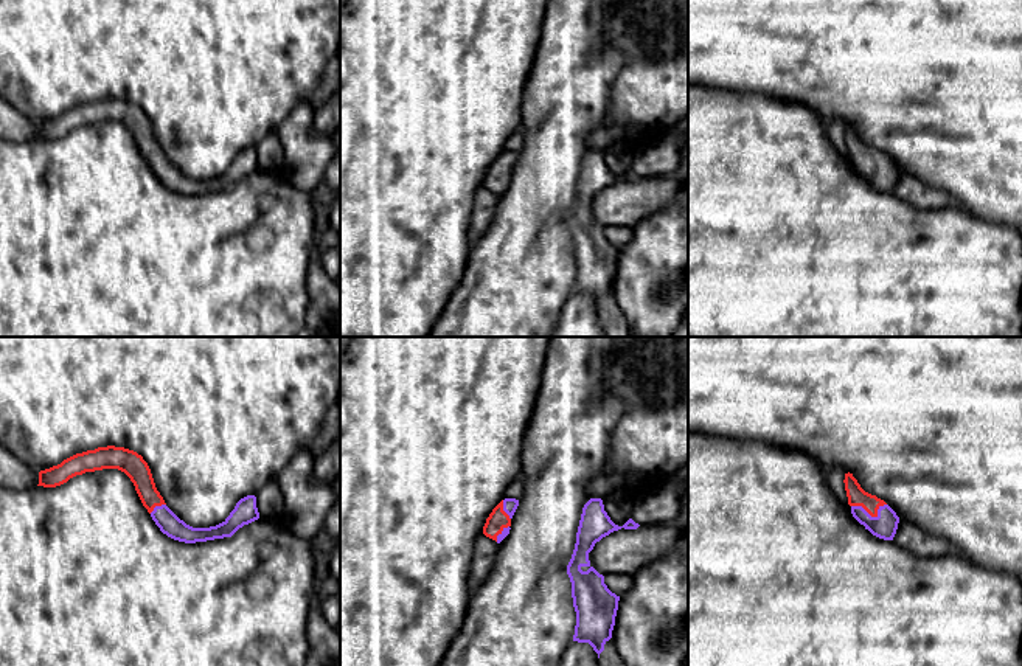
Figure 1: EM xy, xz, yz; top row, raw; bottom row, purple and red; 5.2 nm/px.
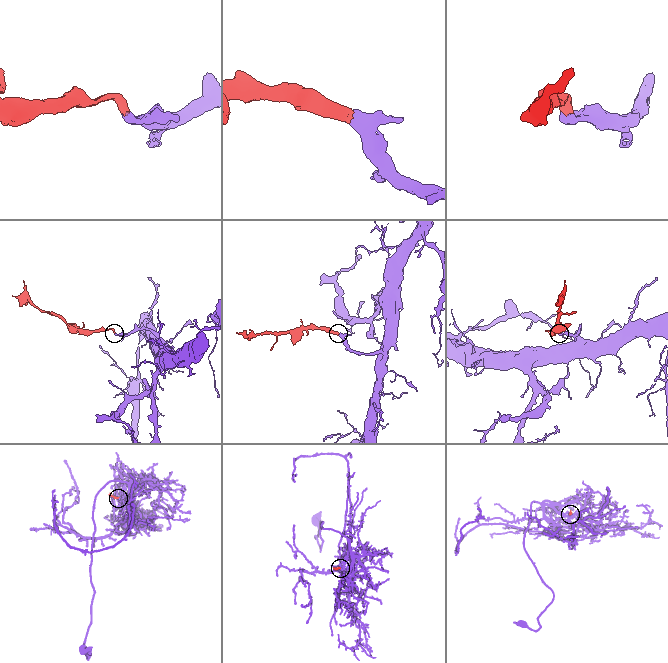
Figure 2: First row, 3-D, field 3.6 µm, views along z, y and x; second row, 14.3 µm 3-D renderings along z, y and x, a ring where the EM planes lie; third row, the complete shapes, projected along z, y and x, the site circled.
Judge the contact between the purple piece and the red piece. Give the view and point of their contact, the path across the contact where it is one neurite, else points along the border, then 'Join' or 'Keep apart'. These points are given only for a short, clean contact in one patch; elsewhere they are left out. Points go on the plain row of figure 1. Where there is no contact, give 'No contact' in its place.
Touches purple at yz (870, 168). Path across: yz (884, 179), (870, 168), (856, 148). Join

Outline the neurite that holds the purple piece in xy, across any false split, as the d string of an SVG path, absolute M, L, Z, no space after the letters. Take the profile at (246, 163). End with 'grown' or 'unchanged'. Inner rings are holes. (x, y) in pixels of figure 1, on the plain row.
M115 98L76 106L57 118L40 123L37 138L56 140L76 127L103 121L118 121L124 124L134 135L143 158L160 183L179 194L196 196L231 189L239 180L259 171L256 149L247 147L241 151L230 168L216 179L193 180L186 177L166 158L143 109L134 102Z; grown

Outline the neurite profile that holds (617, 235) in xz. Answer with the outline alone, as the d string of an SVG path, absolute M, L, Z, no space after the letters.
M609 225L604 228L604 236L612 245L621 248L632 239L632 228L621 225Z

